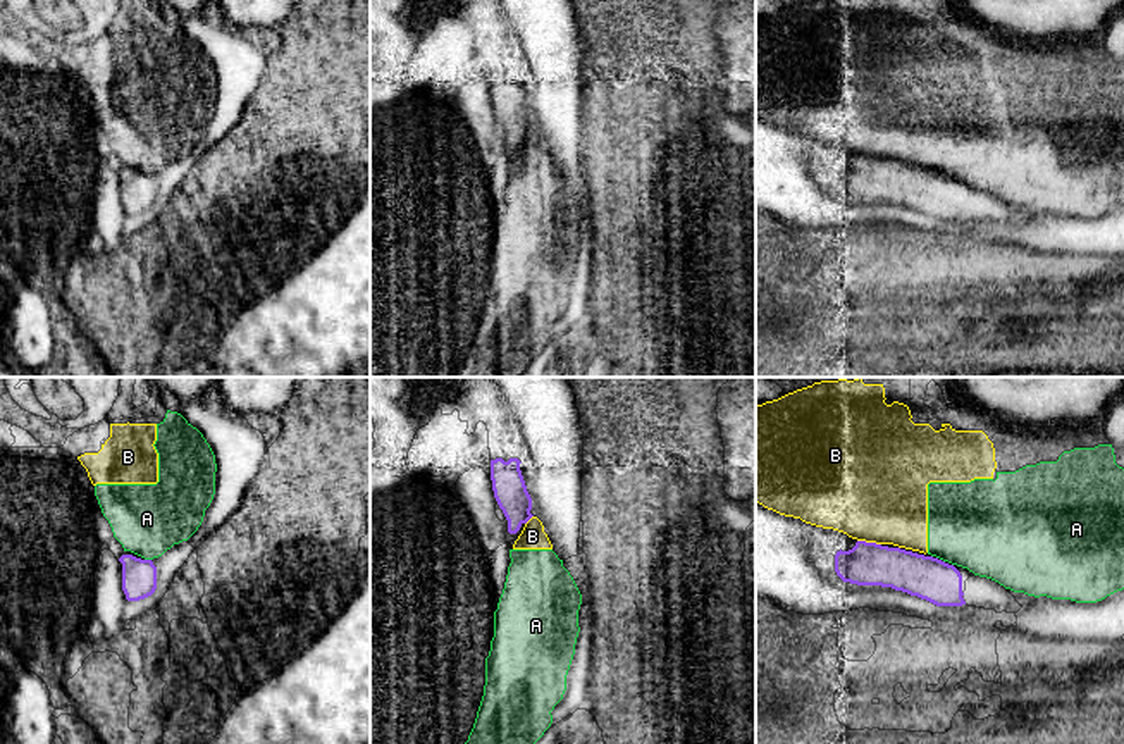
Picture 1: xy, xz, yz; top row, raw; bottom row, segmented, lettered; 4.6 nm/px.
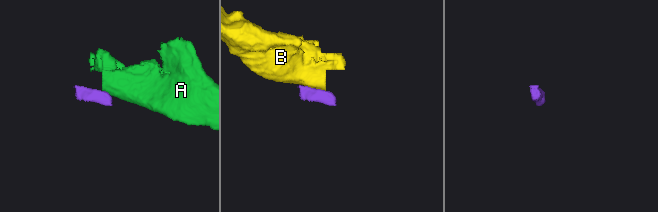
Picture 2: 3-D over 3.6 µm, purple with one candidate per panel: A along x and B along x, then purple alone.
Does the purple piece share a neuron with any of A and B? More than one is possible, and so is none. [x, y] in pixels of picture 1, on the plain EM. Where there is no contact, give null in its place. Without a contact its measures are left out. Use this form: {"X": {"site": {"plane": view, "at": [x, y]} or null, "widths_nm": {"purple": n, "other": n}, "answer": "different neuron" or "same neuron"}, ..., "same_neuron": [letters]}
{"A": {"site": {"plane": "xy", "at": [148, 174]}, "widths_nm": {"purple": 160, "other": 340}, "answer": "different neuron"}, "B": {"site": {"plane": "yz", "at": [870, 157]}, "widths_nm": {"purple": 200, "other": 480}, "answer": "different neuron"}, "same_neuron": []}

